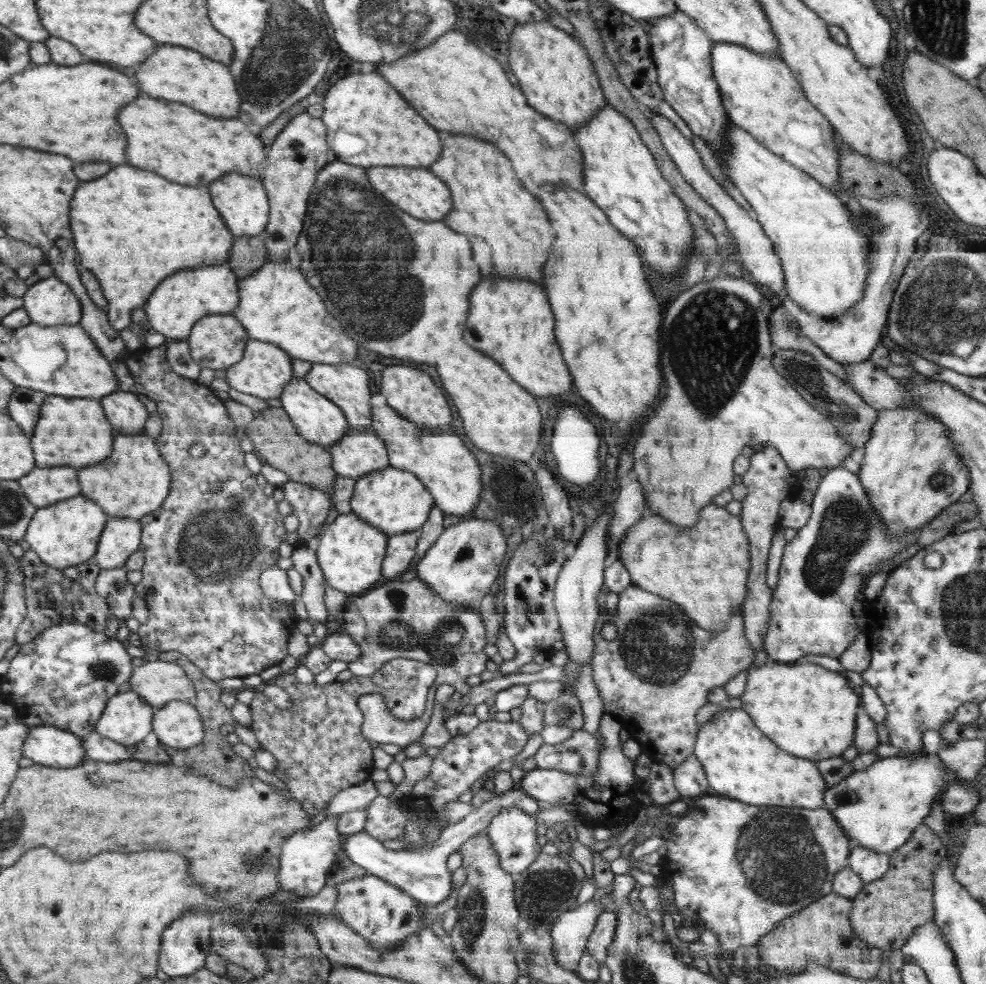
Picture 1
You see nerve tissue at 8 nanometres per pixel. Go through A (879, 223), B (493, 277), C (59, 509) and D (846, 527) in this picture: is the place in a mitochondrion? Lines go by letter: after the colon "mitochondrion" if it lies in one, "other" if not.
A: mitochondrion
B: other
C: other
D: mitochondrion

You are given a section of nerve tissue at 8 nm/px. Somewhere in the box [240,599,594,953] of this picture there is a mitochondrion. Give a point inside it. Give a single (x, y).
(544, 892)

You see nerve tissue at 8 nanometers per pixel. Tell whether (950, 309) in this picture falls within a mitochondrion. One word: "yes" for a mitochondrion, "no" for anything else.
yes

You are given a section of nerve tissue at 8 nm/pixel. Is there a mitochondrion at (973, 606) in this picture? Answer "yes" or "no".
yes

